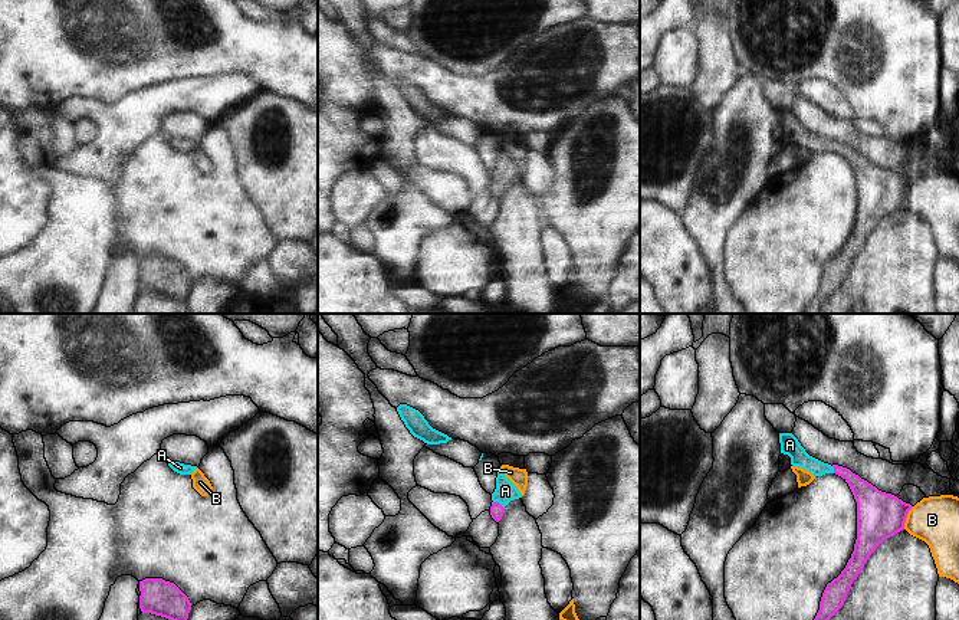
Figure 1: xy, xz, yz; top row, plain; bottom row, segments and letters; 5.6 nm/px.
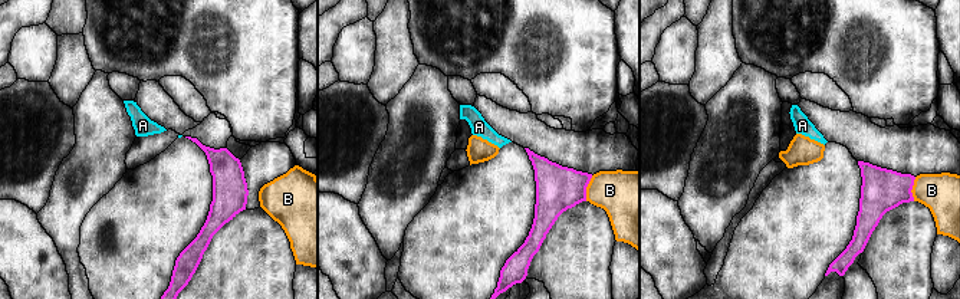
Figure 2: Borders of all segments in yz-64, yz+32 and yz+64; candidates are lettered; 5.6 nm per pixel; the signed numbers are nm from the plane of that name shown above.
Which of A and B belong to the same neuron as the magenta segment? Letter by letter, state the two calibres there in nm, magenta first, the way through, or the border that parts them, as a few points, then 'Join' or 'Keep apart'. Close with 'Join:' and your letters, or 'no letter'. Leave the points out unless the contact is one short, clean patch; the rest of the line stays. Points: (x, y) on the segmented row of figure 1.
A: Thickness 80 nm (magenta) against 120 nm. Path across: xz (496, 509), (499, 504), (505, 491). Join
B: Thickness 260 nm (magenta) against 260 nm. Keep apart
Join: A

